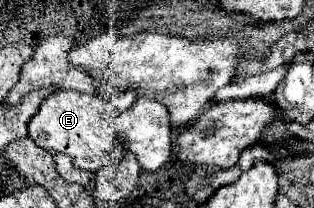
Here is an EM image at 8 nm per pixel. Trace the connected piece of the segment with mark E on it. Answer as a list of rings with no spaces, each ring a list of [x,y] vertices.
[[[59,90],[51,96],[47,96],[35,116],[31,116],[27,124],[29,136],[45,150],[49,152],[63,152],[71,156],[77,168],[95,172],[103,168],[107,162],[111,162],[111,154],[117,152],[119,140],[113,126],[103,122],[103,98],[101,96],[89,96],[85,92],[77,90]]]

